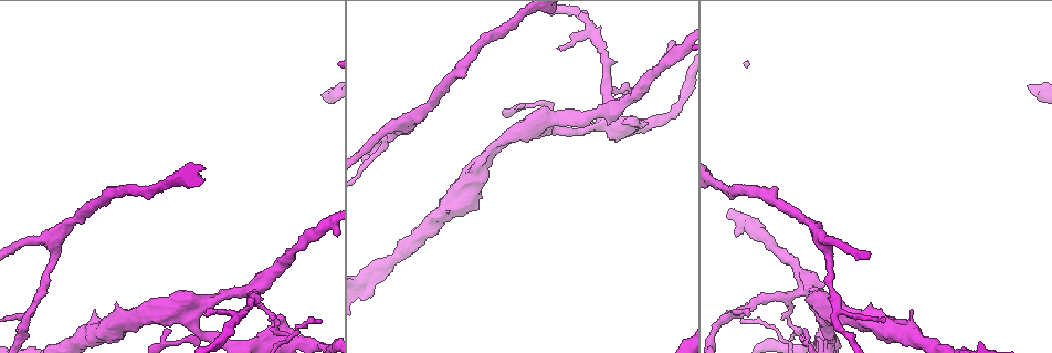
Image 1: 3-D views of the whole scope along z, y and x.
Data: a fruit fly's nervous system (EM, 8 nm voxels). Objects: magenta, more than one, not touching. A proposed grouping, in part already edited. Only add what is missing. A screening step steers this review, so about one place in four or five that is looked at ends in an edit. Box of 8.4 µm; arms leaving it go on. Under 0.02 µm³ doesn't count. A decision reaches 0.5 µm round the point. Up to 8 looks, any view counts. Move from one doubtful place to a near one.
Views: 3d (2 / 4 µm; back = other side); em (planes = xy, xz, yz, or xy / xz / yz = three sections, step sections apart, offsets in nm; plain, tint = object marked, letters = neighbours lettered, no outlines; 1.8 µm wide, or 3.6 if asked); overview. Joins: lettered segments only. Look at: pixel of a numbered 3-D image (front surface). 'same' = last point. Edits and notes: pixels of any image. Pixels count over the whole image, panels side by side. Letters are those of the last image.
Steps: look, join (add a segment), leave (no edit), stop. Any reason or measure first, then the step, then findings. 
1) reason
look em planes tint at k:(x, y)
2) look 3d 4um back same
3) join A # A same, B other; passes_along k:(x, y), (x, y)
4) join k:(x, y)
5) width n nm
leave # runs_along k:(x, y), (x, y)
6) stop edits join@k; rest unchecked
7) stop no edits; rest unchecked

a narrow waist
look em planes tint at 1:(148, 318)

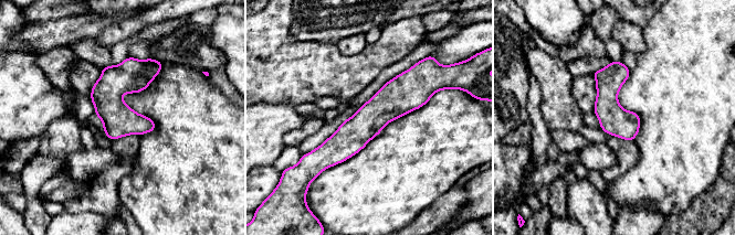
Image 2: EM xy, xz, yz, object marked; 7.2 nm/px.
look em planes letters same

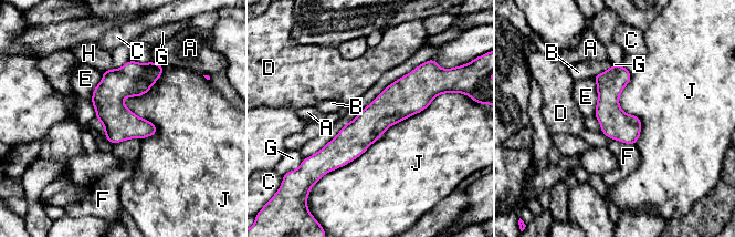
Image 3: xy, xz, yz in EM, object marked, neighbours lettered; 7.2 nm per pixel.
longest_contact J 1100 nm
leave # A other, B other, C other, D other, E other, F other, G other, H other, J other; border 3:(441, 93), (319, 179); none of them fits

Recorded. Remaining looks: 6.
sharp bend
look 3d 4um at 1:(609, 110)

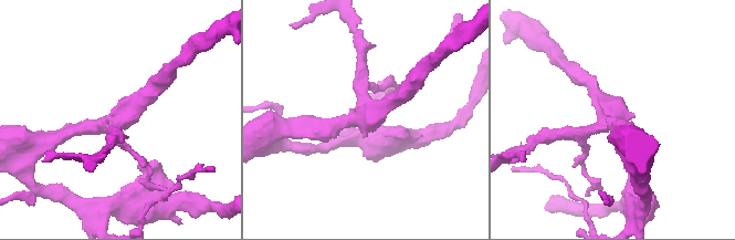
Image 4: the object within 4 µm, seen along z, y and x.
shape alone is not enough
look em yz step 8 letters at 4:(613, 125)

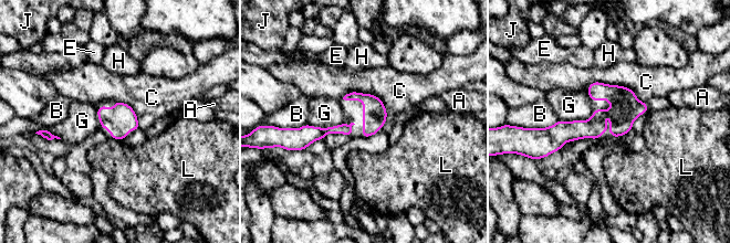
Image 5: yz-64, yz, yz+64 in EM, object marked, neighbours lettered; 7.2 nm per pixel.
width 180 nm
leave # A other, B other, C other, E other, G other, H other, J other, L other; border 5:(592, 111), (586, 119), (559, 120); no lettered segment goes on from it

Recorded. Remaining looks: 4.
thick turns thin
look em xy step 8 tint at 1:(817, 240)

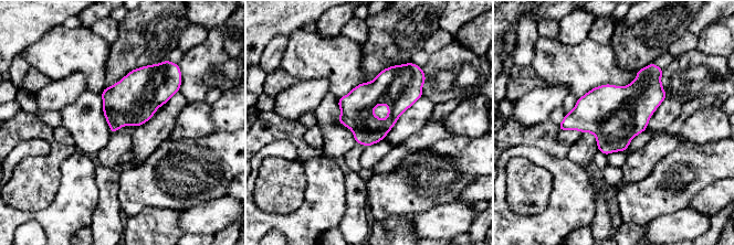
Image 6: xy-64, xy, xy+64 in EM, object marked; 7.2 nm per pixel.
look em planes letters same

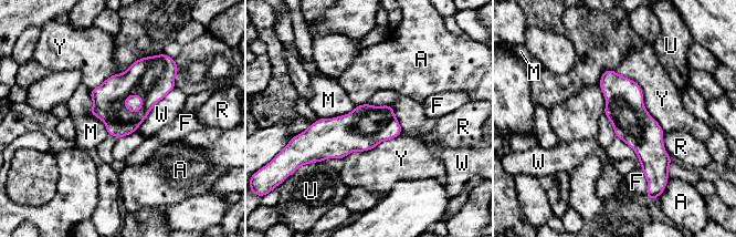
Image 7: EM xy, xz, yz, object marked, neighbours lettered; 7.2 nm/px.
width 240 nm
leave # A other, F other, M other, R other, U other, W other, Y other; runs_along 7:(608, 72), (647, 140), (651, 172); none of them fits

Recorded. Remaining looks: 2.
stop no edits; rest unchecked

